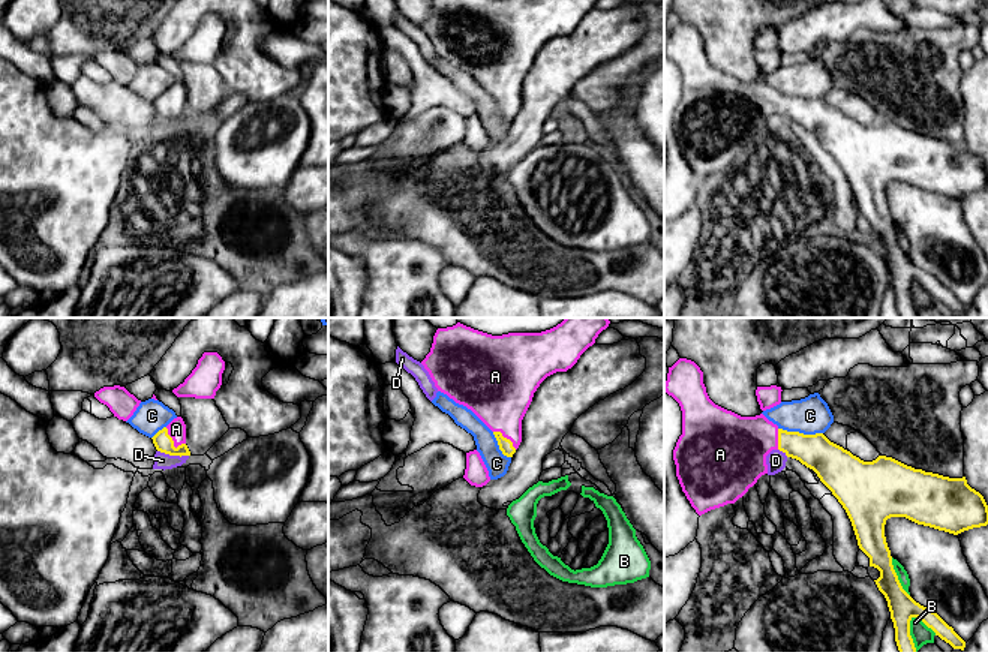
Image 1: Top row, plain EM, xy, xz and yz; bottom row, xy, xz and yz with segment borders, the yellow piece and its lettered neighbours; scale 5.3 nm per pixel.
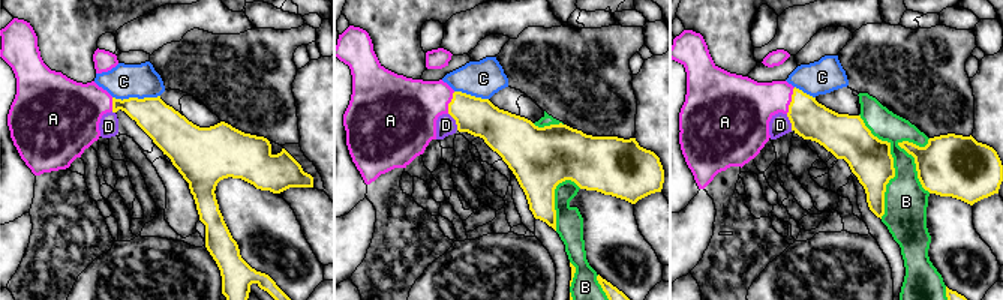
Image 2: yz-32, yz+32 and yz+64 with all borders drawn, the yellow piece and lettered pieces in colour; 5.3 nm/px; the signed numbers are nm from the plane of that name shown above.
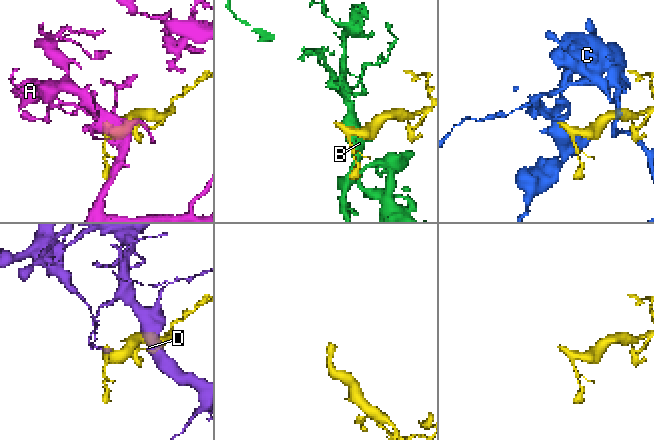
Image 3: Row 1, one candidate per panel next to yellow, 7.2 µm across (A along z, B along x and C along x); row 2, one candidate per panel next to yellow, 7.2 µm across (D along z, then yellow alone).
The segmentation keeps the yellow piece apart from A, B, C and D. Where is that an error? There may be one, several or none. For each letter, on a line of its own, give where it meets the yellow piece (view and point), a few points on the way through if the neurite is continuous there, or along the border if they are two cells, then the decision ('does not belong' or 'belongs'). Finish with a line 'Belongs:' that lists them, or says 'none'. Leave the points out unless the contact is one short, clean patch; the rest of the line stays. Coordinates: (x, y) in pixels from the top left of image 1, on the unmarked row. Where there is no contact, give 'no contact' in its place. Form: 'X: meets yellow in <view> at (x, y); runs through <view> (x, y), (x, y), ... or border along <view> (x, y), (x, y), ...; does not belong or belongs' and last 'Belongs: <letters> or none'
A: meets yellow in xy at (173, 107); runs through xy (162, 105), (173, 107), (176, 93); belongs
B: meets yellow in yz at (897, 242); does not belong
C: meets yellow in yz at (801, 98); border along yz (778, 92), (787, 96), (822, 98); does not belong
D: meets yellow in xy at (173, 119); border along xy (158, 114), (167, 119), (188, 120); does not belong
Belongs: A

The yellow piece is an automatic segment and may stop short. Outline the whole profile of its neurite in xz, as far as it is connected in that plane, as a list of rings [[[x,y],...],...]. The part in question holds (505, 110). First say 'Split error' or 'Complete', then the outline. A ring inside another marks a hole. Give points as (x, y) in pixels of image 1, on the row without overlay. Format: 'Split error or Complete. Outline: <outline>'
Split error. Outline: [[[433,0],[433,7],[430,12],[430,16],[426,19],[426,22],[421,25],[424,33],[429,36],[432,45],[435,46],[435,51],[438,55],[447,58],[450,63],[453,63],[456,67],[466,70],[471,73],[495,99],[499,114],[504,120],[513,121],[516,114],[519,112],[522,106],[522,84],[532,66],[534,57],[540,51],[540,48],[550,39],[556,36],[567,36],[571,33],[580,19],[595,7],[595,3],[598,0]]]

